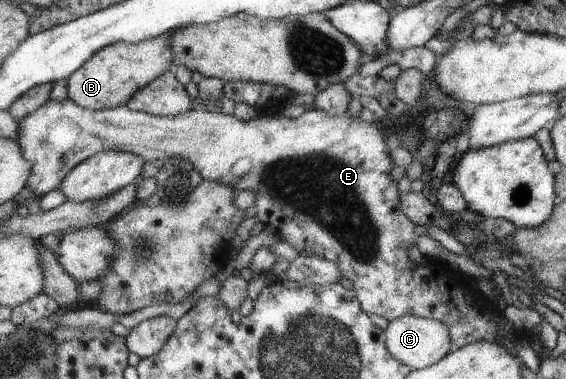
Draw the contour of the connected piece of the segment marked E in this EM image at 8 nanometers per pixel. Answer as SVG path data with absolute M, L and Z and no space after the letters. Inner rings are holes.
M66 98L62 101L52 101L49 99L48 102L40 106L36 111L33 111L25 118L17 121L18 137L16 143L19 145L20 152L23 154L24 159L28 160L29 164L32 165L28 180L24 185L39 198L50 191L58 189L61 181L73 170L74 166L88 159L93 154L107 152L108 150L128 152L146 161L166 159L173 156L187 159L199 173L202 180L222 184L231 189L235 189L235 191L251 191L255 195L251 213L257 217L259 222L263 223L263 231L269 235L273 235L275 239L289 244L289 246L293 247L300 255L316 256L332 262L338 268L339 276L351 282L352 291L355 293L356 299L359 301L360 307L365 311L366 315L383 317L388 322L405 315L439 321L448 328L448 339L451 340L452 351L456 351L459 347L465 346L466 344L479 341L495 343L497 345L503 345L505 341L516 344L527 332L523 329L516 330L511 324L511 321L507 321L503 313L496 309L494 302L485 299L478 290L474 289L469 283L471 279L459 273L459 271L456 271L451 266L433 257L422 256L421 261L417 261L417 263L409 259L409 247L416 247L418 241L415 233L416 225L413 224L407 216L403 215L402 211L398 208L400 205L399 191L397 191L397 181L391 179L391 175L389 175L389 169L393 169L393 163L391 163L389 153L387 153L387 143L385 143L385 139L383 139L383 135L381 135L383 131L381 131L375 123L369 123L369 121L360 119L359 117L348 117L346 111L340 115L328 115L327 112L320 111L319 108L308 106L302 115L295 118L287 118L286 116L275 114L271 118L256 116L255 119L241 121L233 115L223 116L221 113L207 113L207 111L201 112L192 110L173 116L153 116L144 112L129 110L127 107L124 107L123 104L113 108L89 110L88 108L78 107ZM239 159L249 159L251 167L249 167L245 173L241 173L241 175L233 175L233 173L231 173L231 167L233 167L235 161L239 161Z

